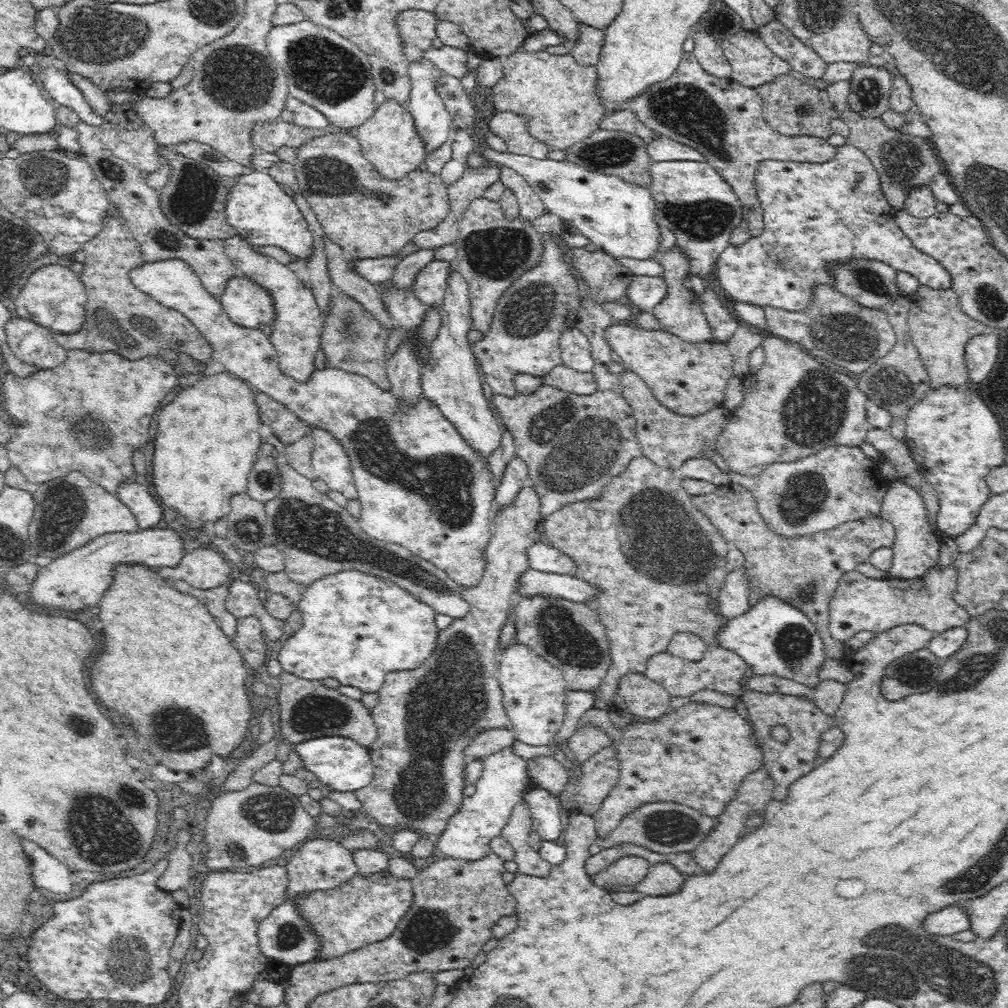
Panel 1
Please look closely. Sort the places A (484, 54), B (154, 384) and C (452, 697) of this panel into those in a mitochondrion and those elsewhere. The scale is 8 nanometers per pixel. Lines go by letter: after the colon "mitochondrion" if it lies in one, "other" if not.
A: other
B: other
C: mitochondrion

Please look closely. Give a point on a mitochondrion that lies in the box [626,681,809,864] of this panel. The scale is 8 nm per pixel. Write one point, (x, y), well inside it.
(671, 828)

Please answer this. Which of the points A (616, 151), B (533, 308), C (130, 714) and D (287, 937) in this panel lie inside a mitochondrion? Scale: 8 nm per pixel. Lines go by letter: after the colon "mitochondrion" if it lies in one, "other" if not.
A: mitochondrion
B: mitochondrion
C: other
D: mitochondrion

